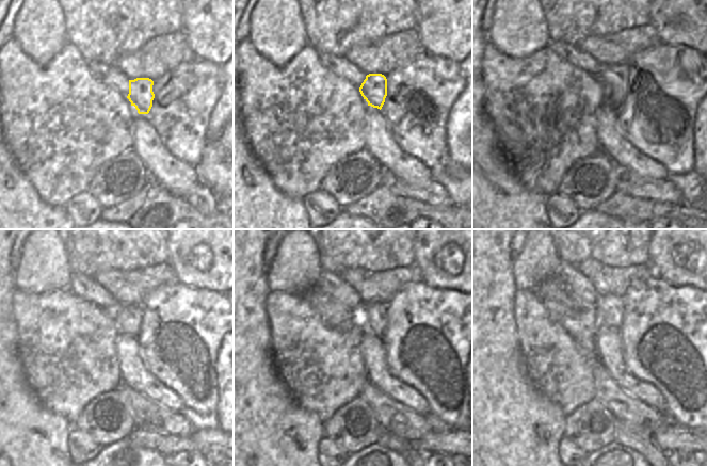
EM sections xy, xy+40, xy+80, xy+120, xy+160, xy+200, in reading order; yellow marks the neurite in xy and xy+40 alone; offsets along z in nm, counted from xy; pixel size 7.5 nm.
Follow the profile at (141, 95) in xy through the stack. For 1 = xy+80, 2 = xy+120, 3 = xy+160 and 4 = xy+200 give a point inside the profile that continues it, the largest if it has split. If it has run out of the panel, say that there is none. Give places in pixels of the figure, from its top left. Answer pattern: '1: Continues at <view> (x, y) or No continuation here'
1: Continues at xy+80 (609, 84)
2: Continues at xy+120 (129, 319)
3: Continues at xy+160 (372, 317)
4: Continues at xy+200 (610, 308)

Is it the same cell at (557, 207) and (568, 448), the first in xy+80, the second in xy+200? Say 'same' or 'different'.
same

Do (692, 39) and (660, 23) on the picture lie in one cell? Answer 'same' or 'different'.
same

